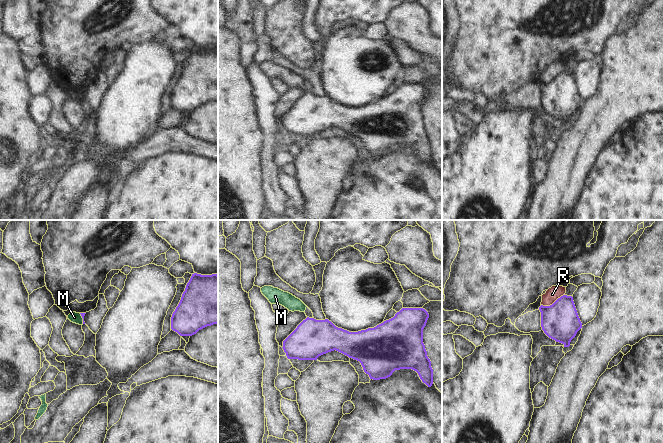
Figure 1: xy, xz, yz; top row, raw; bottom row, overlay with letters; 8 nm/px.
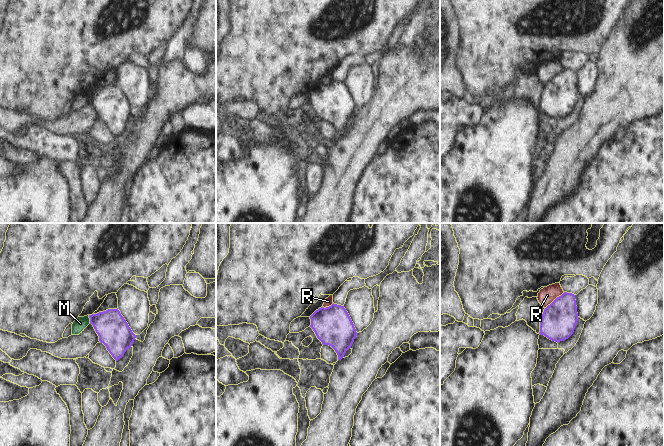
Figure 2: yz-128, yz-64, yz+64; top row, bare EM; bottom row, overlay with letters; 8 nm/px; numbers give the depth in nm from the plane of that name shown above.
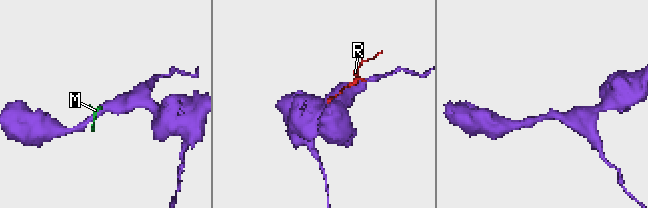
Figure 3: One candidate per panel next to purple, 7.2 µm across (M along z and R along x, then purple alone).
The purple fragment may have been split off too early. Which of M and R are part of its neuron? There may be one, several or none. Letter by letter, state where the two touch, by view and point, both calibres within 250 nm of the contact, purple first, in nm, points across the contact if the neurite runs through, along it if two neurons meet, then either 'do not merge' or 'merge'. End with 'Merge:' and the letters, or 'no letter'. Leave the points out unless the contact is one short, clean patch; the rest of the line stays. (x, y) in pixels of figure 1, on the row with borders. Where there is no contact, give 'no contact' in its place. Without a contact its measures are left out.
M: contact xy (82, 317); calibres 30 and 90 nm; border xy (79, 313), (83, 323); do not merge
R: contact yz (553, 303); calibres 300 and 110 nm; border yz (564, 294), (549, 305), (541, 305); do not merge
Merge: no letter

